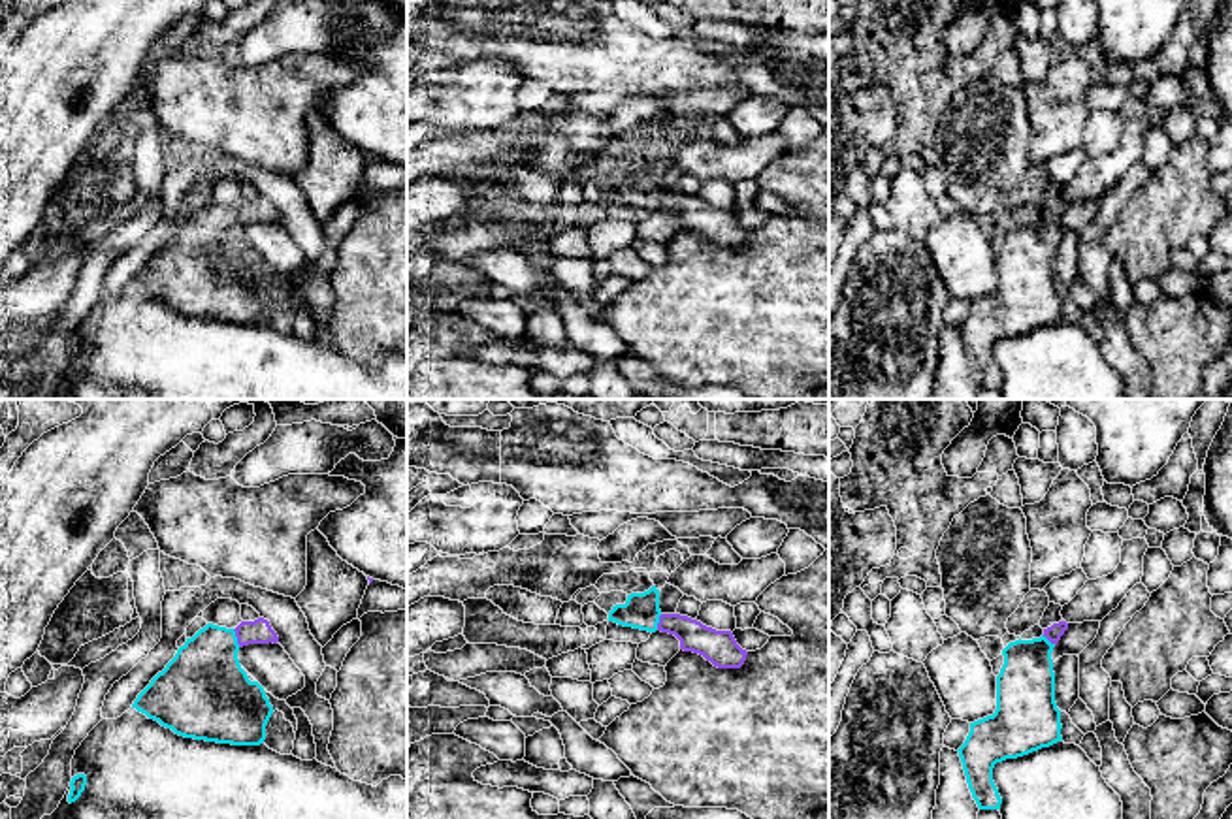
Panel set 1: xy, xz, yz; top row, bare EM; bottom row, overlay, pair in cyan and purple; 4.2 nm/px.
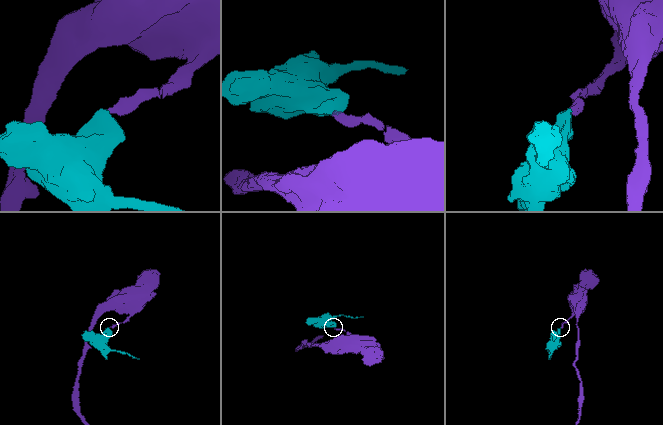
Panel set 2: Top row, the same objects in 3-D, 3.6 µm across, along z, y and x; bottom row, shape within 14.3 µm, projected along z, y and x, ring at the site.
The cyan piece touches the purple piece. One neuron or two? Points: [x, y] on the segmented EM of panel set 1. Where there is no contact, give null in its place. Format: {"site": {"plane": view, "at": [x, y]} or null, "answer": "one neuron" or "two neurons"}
{"site": {"plane": "xy", "at": [236, 639]}, "answer": "one neuron"}

